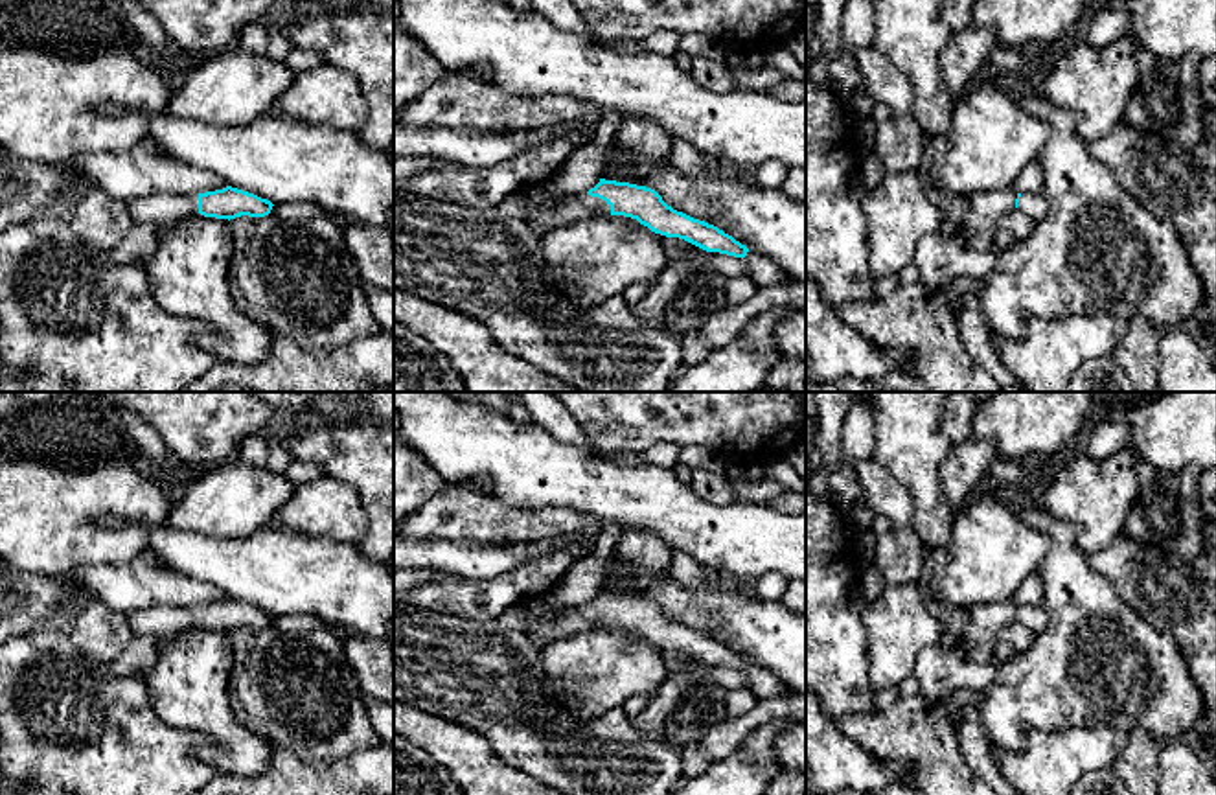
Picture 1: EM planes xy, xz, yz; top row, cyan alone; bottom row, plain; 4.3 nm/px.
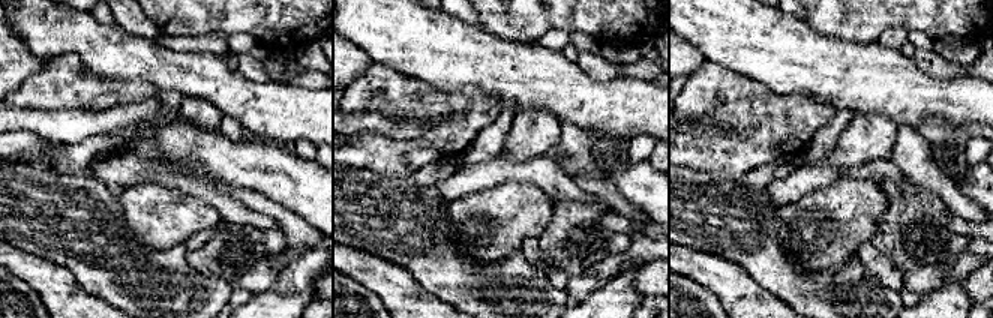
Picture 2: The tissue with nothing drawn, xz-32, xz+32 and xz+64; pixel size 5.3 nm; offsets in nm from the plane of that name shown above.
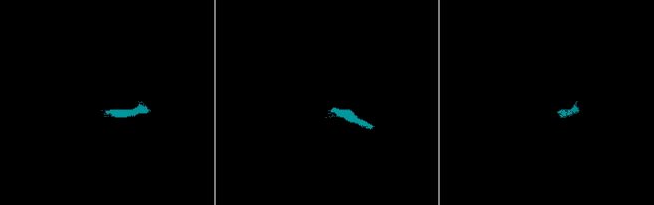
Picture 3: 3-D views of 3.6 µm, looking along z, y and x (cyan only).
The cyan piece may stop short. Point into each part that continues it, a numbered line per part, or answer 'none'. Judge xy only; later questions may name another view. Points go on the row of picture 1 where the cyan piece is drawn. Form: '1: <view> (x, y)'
1: xy (162, 207)

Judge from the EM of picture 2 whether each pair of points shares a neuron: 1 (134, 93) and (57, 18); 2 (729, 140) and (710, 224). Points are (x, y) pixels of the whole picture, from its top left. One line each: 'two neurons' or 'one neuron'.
1: two neurons
2: two neurons

